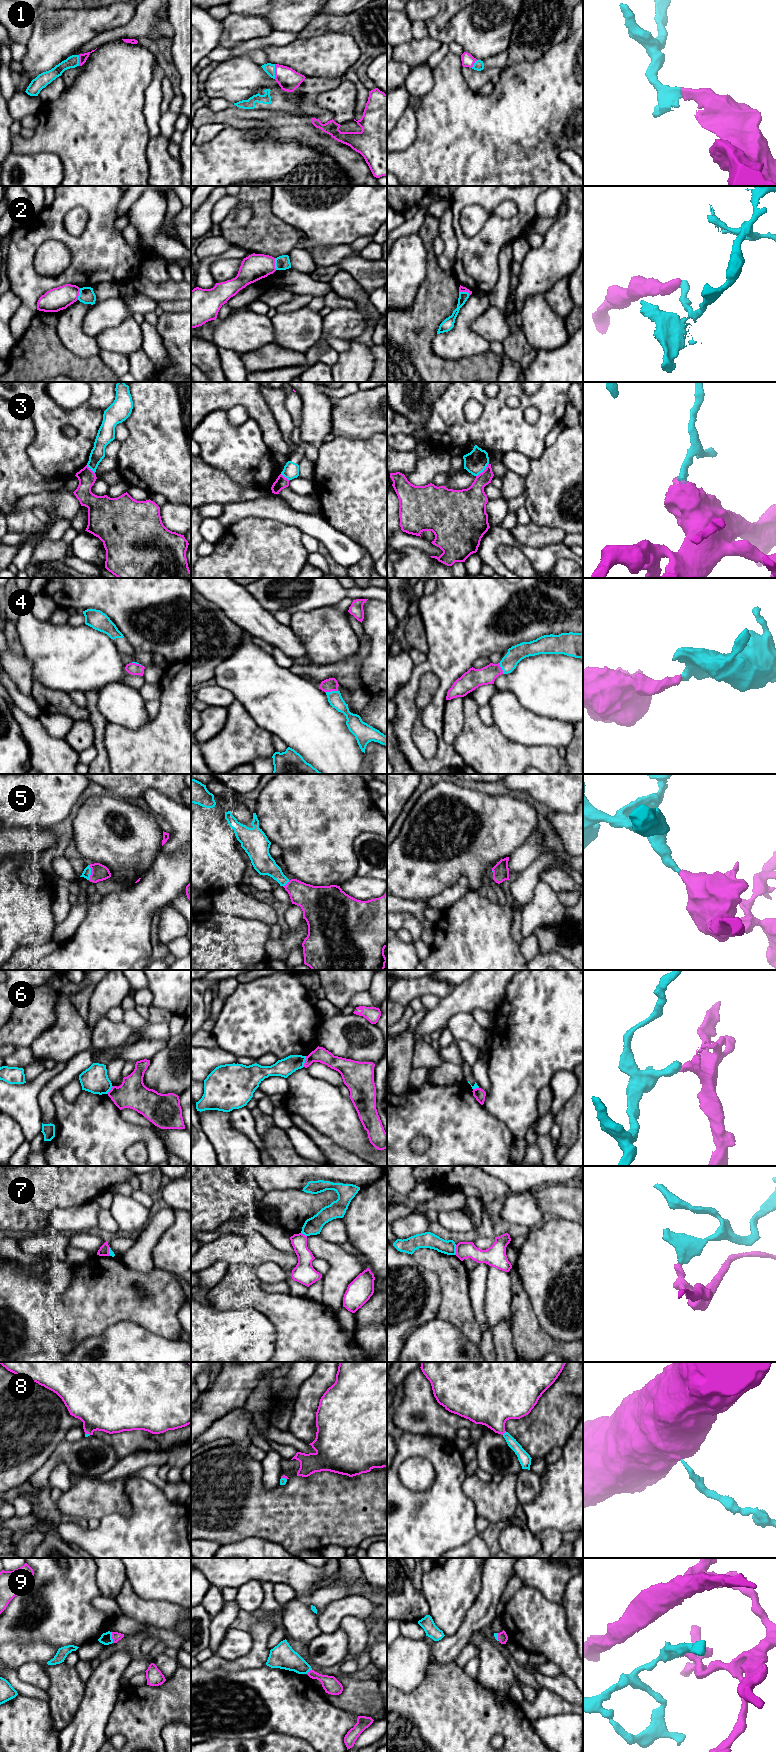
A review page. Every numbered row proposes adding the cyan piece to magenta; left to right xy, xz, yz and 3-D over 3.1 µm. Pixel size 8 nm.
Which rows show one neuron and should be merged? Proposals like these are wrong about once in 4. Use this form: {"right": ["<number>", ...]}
{"right": ["1", "4", "5", "8", "9"]}

